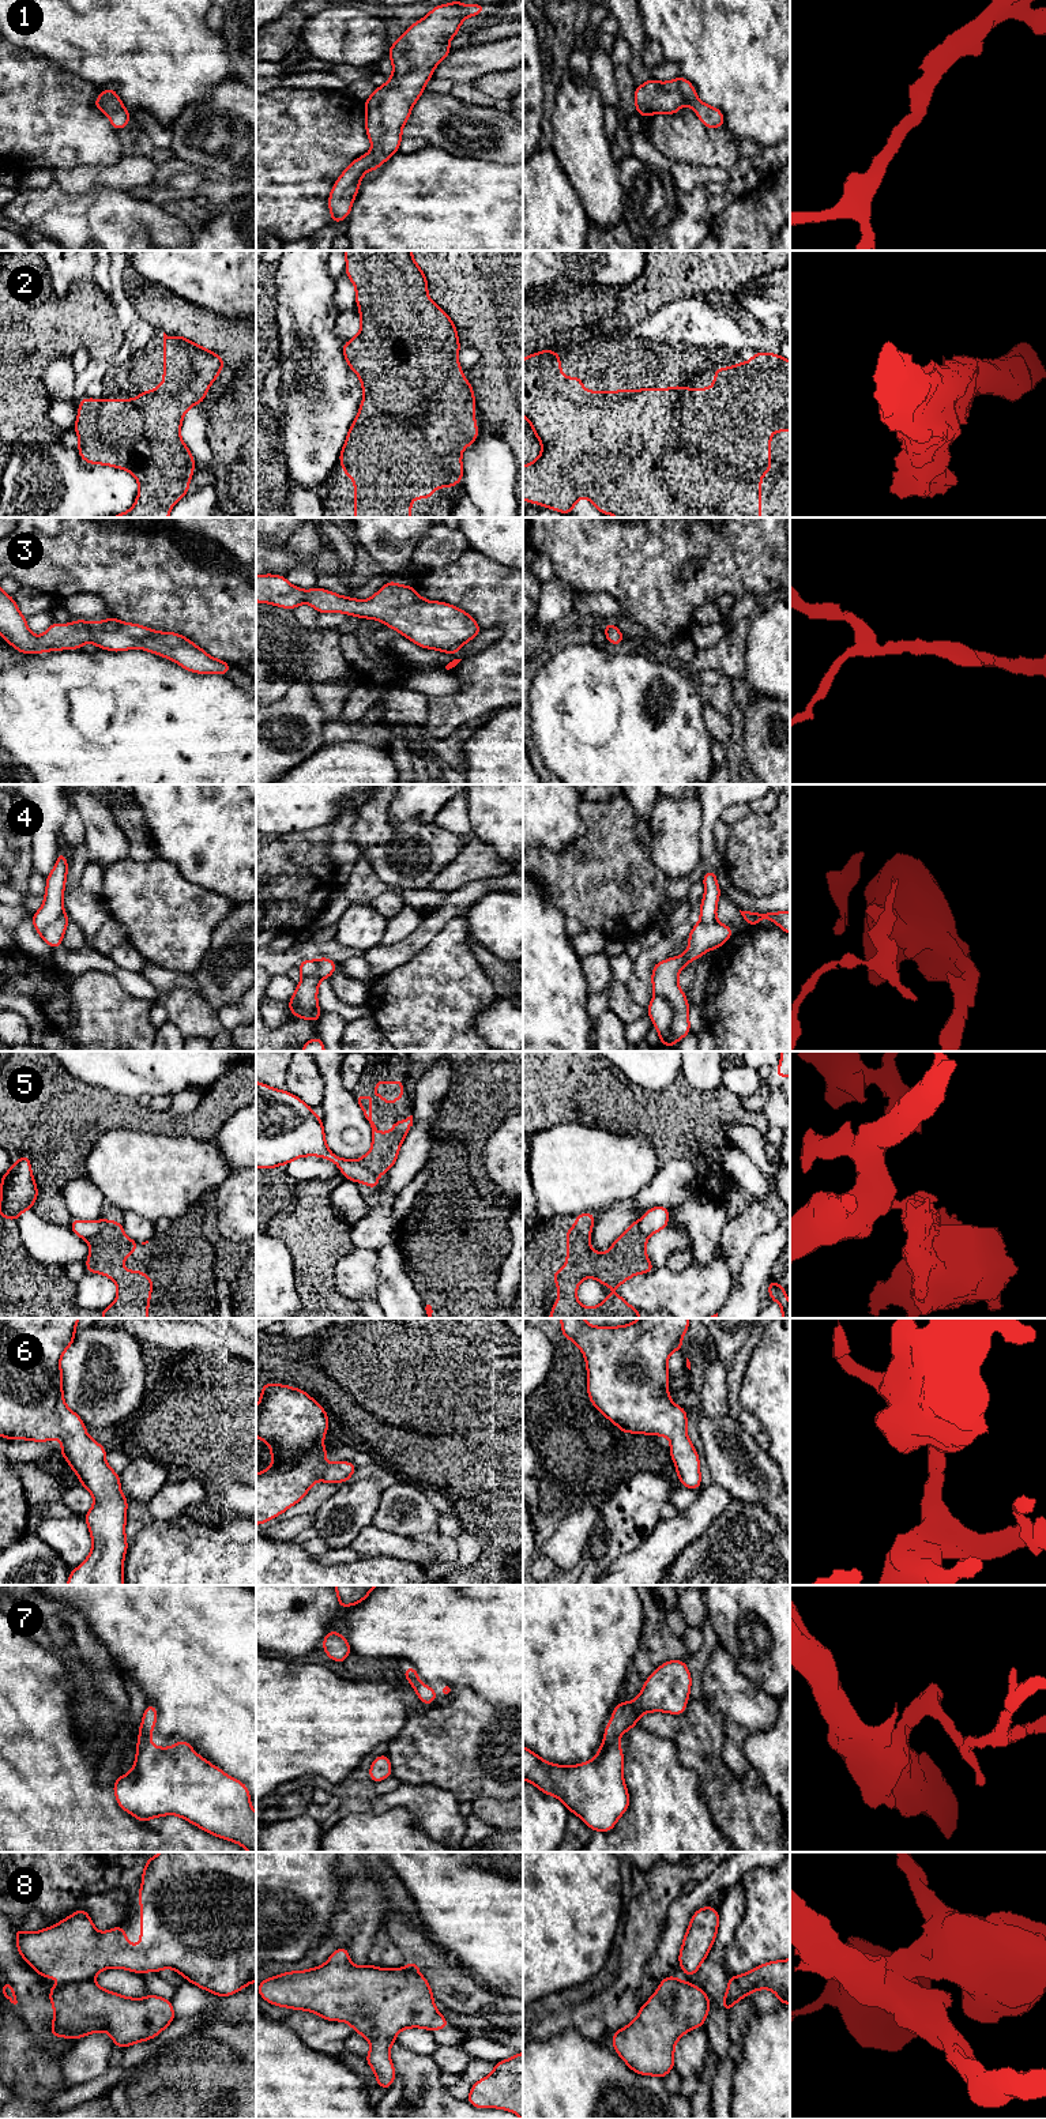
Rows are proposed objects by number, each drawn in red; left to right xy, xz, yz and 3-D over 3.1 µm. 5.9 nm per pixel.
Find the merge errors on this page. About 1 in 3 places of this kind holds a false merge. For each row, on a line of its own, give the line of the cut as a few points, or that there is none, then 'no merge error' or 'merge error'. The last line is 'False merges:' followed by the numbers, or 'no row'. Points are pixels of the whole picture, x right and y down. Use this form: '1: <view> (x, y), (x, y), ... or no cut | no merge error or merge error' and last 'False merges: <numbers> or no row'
1: no cut | no merge error
2: no cut | no merge error
3: no cut | no merge error
4: yz (655, 994), (661, 996), (672, 1008), (669, 1035), (674, 1042) | merge error
5: xy (104, 1219), (104, 1226), (96, 1234), (85, 1238) | merge error
6: no cut | no merge error
7: no cut | no merge error
8: no cut | no merge error
False merges: 4, 5

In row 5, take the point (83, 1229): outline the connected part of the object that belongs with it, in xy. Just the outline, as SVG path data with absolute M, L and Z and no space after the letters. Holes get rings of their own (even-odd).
M101 1217L97 1222L72 1219L68 1228L74 1231L79 1238L86 1239L97 1235L104 1228L104 1219Z

